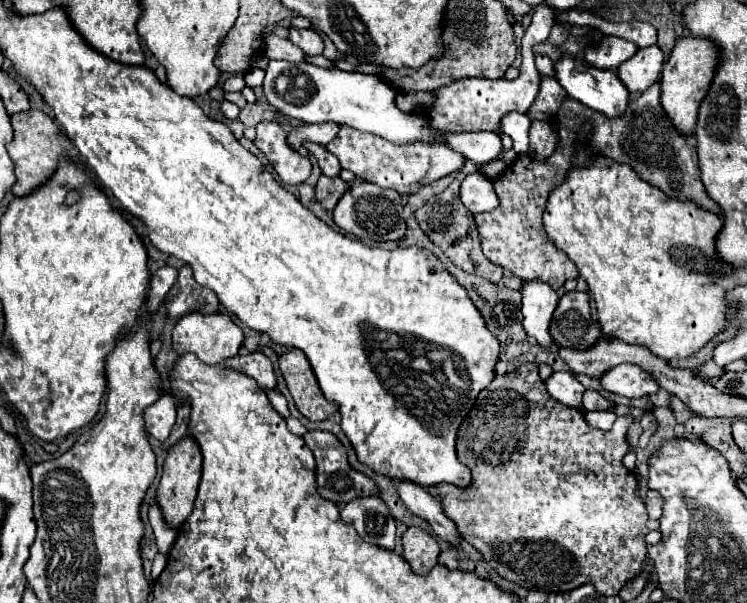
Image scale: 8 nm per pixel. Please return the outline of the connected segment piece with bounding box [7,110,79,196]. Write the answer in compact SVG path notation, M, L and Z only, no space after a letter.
M27 110L19 114L11 114L11 124L15 138L13 142L7 144L7 152L15 164L15 176L17 176L17 182L11 188L13 196L25 196L33 192L39 184L47 182L55 172L61 154L69 154L73 160L79 160L79 152L75 150L75 146L71 146L71 142L61 134L59 124L53 118L49 118L45 112Z

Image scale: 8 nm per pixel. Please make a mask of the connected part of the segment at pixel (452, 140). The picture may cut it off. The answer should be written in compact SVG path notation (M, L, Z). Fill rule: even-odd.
M461 132L461 134L447 134L445 140L449 146L453 146L457 152L461 152L465 158L473 160L475 164L487 164L489 160L495 160L501 152L501 136L495 132Z

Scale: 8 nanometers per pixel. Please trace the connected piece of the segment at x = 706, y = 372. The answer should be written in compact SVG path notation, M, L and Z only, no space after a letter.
M709 360L707 364L703 364L701 368L699 368L699 376L701 378L719 378L721 374L725 374L725 368L721 366L717 366L713 360Z

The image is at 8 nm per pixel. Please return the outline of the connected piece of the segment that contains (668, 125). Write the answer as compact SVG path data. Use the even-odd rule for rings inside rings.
M655 82L655 86L651 86L643 94L631 92L627 110L619 118L607 118L573 98L565 98L557 112L559 146L553 152L553 156L545 162L537 162L529 154L521 154L511 166L507 166L507 170L499 178L493 180L493 188L499 196L499 208L483 214L473 214L483 254L493 264L511 270L515 276L525 280L543 280L553 290L563 288L563 284L569 278L577 278L577 268L567 258L567 254L563 254L563 250L559 252L551 238L547 238L541 218L551 190L555 190L567 178L567 172L571 168L591 166L591 160L595 156L615 158L615 162L635 168L641 180L663 190L667 196L675 200L691 200L703 210L721 214L719 204L707 196L699 176L695 134L685 136L679 134L679 130L675 130L673 122L667 120L659 96L659 82ZM585 122L591 122L591 130L587 138L579 144L577 136Z

